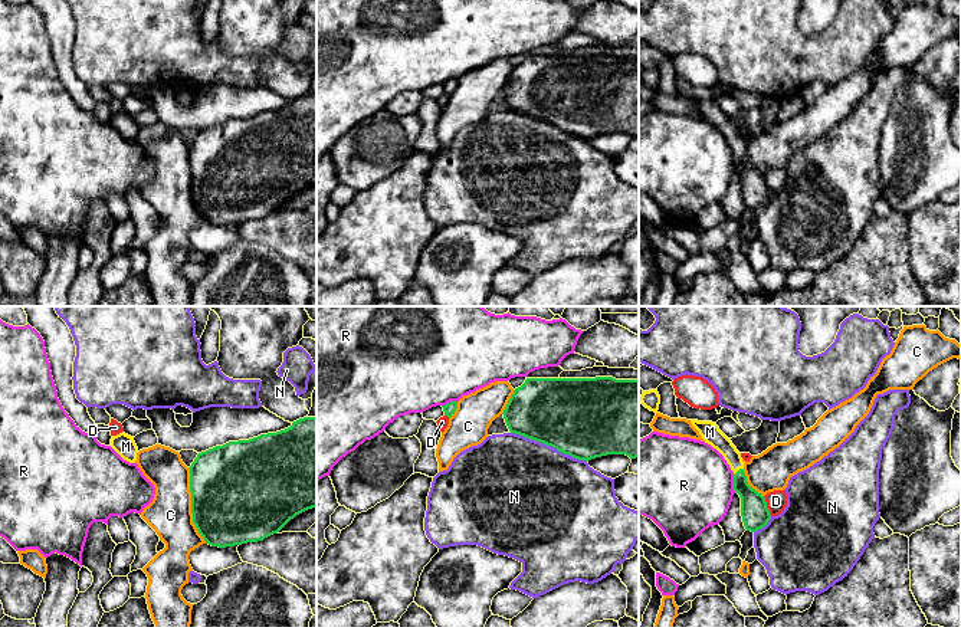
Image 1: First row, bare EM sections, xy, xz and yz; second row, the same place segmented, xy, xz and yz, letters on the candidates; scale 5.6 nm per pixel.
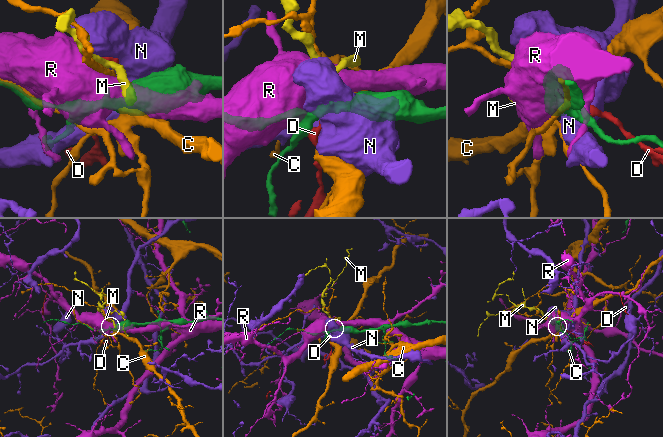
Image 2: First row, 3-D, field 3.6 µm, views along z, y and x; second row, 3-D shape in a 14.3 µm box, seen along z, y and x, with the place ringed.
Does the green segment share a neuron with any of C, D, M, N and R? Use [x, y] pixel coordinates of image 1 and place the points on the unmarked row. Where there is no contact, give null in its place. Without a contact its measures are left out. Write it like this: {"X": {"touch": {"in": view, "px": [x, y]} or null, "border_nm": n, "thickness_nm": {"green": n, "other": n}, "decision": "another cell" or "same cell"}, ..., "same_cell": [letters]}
{"C": {"touch": {"in": "xy", "px": [192, 183]}, "border_nm": 440, "thickness_nm": {"green": 500, "other": 240}, "decision": "another cell"}, "D": {"touch": {"in": "yz", "px": [766, 184]}, "border_nm": 120, "thickness_nm": {"green": 160, "other": 110}, "decision": "another cell"}, "M": {"touch": {"in": "yz", "px": [738, 148]}, "border_nm": 70, "thickness_nm": {"green": 150, "other": 100}, "decision": "same cell"}, "N": {"touch": {"in": "xz", "px": [548, 122]}, "border_nm": 460, "thickness_nm": {"green": 440, "other": 500}, "decision": "another cell"}, "R": {"touch": {"in": "yz", "px": [734, 161]}, "border_nm": 110, "thickness_nm": {"green": 160, "other": 500}, "decision": "another cell"}, "same_cell": ["M"]}

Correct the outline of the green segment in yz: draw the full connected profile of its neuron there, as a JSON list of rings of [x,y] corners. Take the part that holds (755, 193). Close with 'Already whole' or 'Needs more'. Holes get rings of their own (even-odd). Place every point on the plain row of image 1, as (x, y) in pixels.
[[[691,98],[705,121],[716,127],[734,150],[734,168],[741,175],[741,194],[747,209],[757,210],[771,197],[765,175],[752,167],[744,150],[741,131],[712,99]]]. Needs more

